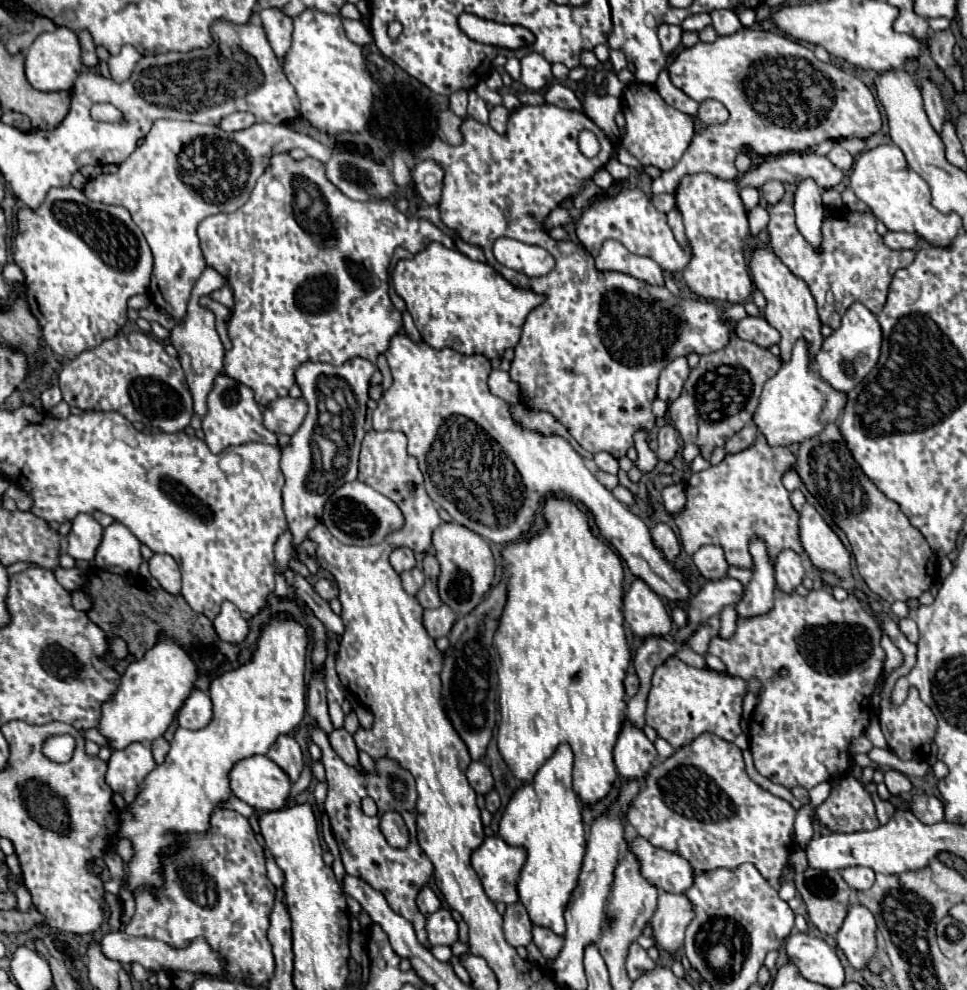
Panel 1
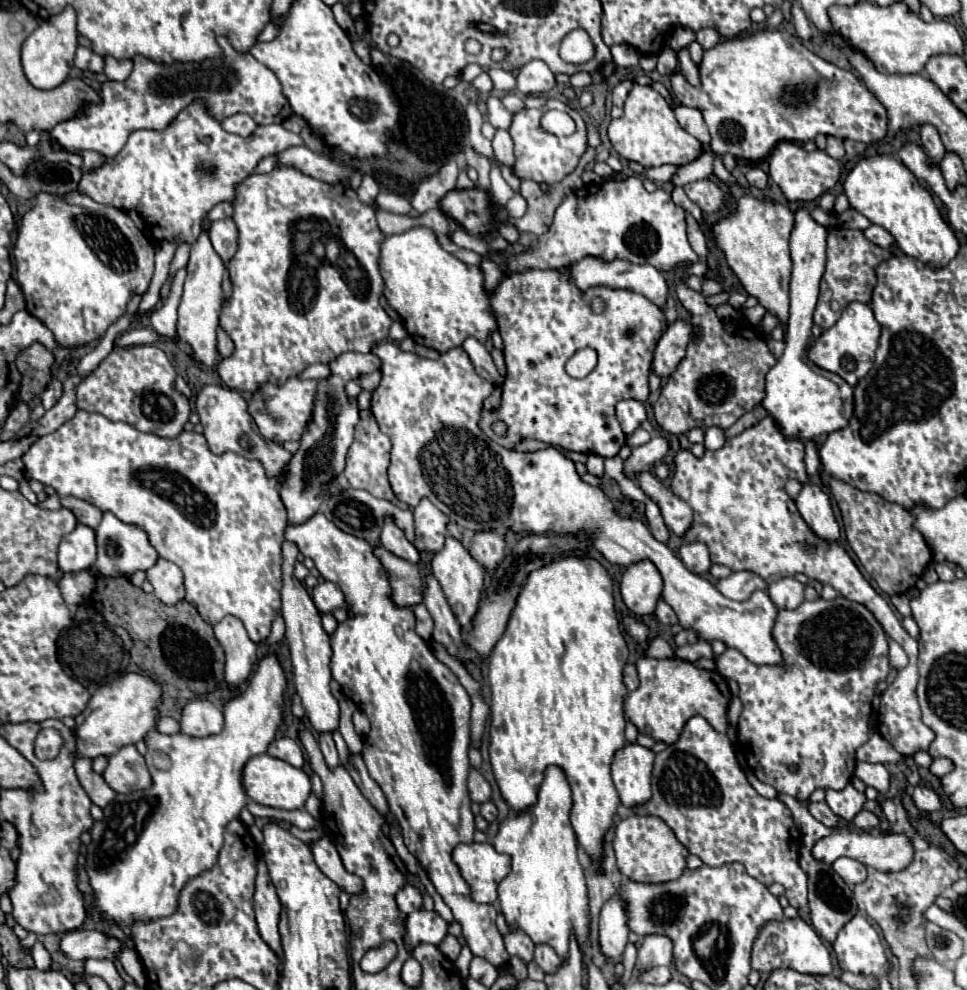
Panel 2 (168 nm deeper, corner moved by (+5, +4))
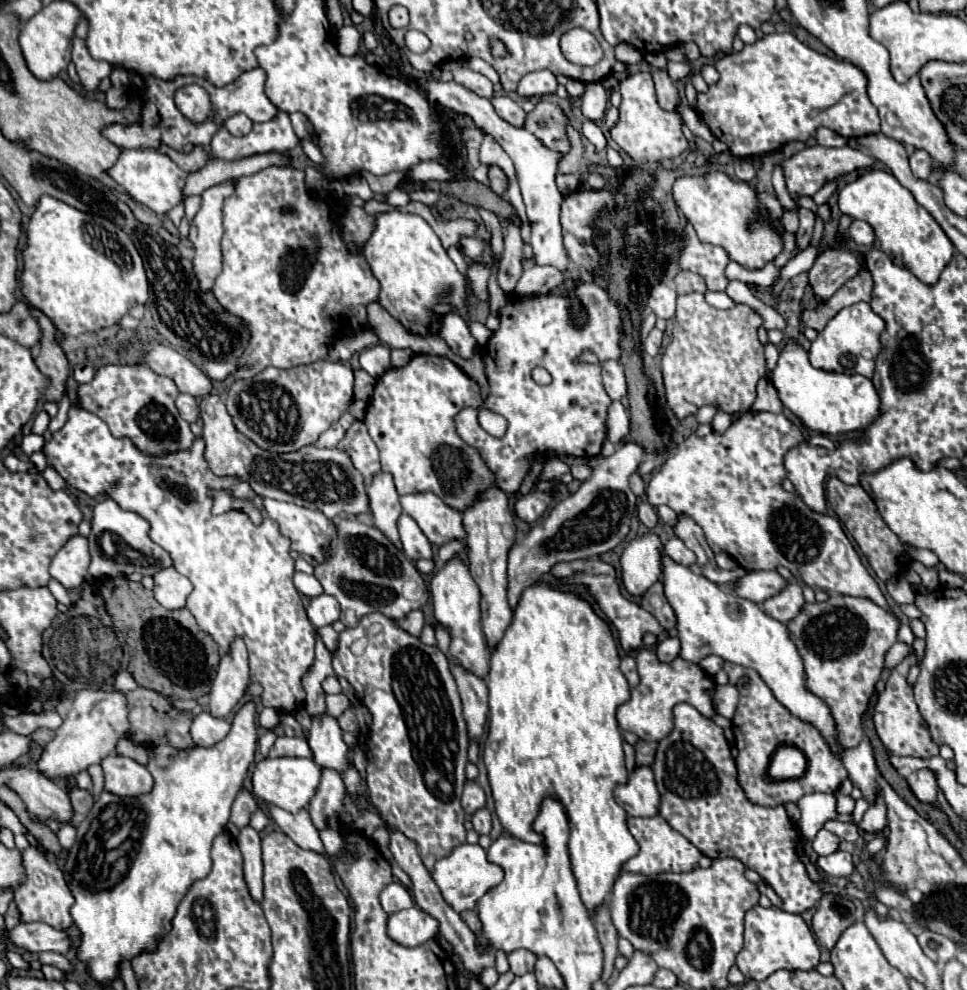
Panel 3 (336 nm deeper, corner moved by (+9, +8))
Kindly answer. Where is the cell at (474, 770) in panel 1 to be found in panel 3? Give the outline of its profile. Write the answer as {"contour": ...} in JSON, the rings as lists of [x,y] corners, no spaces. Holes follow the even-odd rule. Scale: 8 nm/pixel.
{"contour":[[[466,781],[464,793],[462,793],[462,807],[466,813],[474,813],[486,805],[484,789],[476,781]]]}

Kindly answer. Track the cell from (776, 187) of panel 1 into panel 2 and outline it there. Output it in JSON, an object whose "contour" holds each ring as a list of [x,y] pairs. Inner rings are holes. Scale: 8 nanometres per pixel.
{"contour":[[[752,167],[752,169],[748,169],[748,173],[746,173],[746,181],[748,181],[752,187],[764,189],[764,187],[766,187],[766,181],[768,181],[768,175],[766,175],[760,167]]]}

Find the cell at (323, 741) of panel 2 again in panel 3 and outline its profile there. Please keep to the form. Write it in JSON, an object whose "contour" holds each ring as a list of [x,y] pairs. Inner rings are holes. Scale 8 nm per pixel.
{"contour":[[[322,769],[318,791],[308,805],[308,811],[312,815],[316,829],[326,827],[326,817],[332,817],[342,809],[344,795],[346,795],[346,787],[340,773],[334,769]]]}

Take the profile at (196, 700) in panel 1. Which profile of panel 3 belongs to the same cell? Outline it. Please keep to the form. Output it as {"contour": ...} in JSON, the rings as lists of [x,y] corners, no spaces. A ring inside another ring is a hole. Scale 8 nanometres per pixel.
{"contour":[[[202,711],[198,717],[194,717],[190,725],[192,741],[200,747],[210,747],[218,743],[218,739],[226,737],[228,731],[230,731],[230,723],[226,719],[212,717],[208,711]]]}

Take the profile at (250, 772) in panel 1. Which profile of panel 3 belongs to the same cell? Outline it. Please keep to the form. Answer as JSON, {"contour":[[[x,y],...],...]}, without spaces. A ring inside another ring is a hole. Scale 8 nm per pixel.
{"contour":[[[278,757],[278,759],[262,759],[256,763],[256,769],[252,773],[252,793],[270,805],[282,807],[290,813],[298,813],[302,807],[306,807],[316,793],[316,787],[320,783],[320,769],[314,765],[312,759],[290,759],[290,757]]]}

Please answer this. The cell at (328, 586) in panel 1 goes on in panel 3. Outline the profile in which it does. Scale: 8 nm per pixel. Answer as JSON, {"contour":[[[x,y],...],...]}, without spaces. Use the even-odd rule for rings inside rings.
{"contour":[[[320,593],[318,597],[310,599],[310,605],[308,605],[306,613],[308,613],[308,619],[312,621],[314,627],[332,625],[340,617],[340,605],[334,599],[334,595]]]}

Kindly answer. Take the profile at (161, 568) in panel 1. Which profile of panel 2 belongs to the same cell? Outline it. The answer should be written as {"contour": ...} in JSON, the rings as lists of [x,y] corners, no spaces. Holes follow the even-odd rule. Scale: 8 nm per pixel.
{"contour":[[[158,559],[154,567],[146,571],[148,581],[154,585],[154,595],[164,603],[164,605],[176,605],[184,599],[184,575],[178,565]]]}

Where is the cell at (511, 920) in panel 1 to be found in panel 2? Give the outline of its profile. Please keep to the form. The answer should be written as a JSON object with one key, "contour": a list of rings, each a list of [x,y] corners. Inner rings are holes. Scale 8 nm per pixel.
{"contour":[[[510,931],[506,937],[504,937],[504,943],[506,943],[506,951],[514,957],[520,957],[524,963],[530,963],[534,959],[534,943],[532,939],[522,933],[522,931]]]}

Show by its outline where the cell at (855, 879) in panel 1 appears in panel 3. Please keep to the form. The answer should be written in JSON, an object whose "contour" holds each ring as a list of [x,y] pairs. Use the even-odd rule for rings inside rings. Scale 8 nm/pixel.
{"contour":[[[836,851],[832,855],[826,857],[818,857],[816,865],[830,877],[850,877],[854,871],[854,863],[852,863],[852,855],[844,853],[844,851]]]}

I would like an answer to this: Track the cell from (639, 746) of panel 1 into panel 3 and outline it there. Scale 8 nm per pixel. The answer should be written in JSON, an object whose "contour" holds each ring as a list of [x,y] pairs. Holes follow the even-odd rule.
{"contour":[[[638,765],[630,771],[628,781],[616,785],[616,803],[632,817],[650,817],[658,813],[660,795],[654,785],[654,773],[648,765]]]}

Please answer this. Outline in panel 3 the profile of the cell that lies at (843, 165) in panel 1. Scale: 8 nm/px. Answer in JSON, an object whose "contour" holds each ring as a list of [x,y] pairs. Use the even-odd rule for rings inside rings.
{"contour":[[[820,127],[820,129],[818,129],[816,141],[818,141],[818,145],[822,145],[822,147],[844,147],[844,145],[848,143],[846,137],[842,137],[842,135],[826,129],[826,127]]]}

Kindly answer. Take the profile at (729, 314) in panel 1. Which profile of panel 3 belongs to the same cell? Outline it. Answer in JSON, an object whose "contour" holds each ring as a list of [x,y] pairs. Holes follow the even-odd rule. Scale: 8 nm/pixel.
{"contour":[[[810,245],[810,247],[806,247],[804,251],[800,251],[792,261],[788,261],[788,263],[781,268],[782,279],[773,287],[773,293],[781,293],[786,283],[788,283],[792,277],[796,277],[796,275],[800,275],[800,273],[806,273],[806,271],[814,265],[816,257],[818,257],[818,245]]]}

